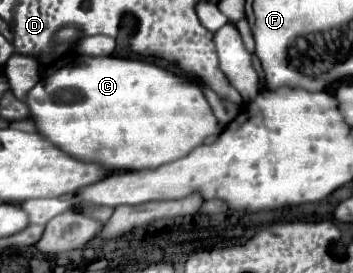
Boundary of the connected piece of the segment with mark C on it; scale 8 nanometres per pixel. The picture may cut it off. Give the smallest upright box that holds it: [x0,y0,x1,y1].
[25,55,221,171]

